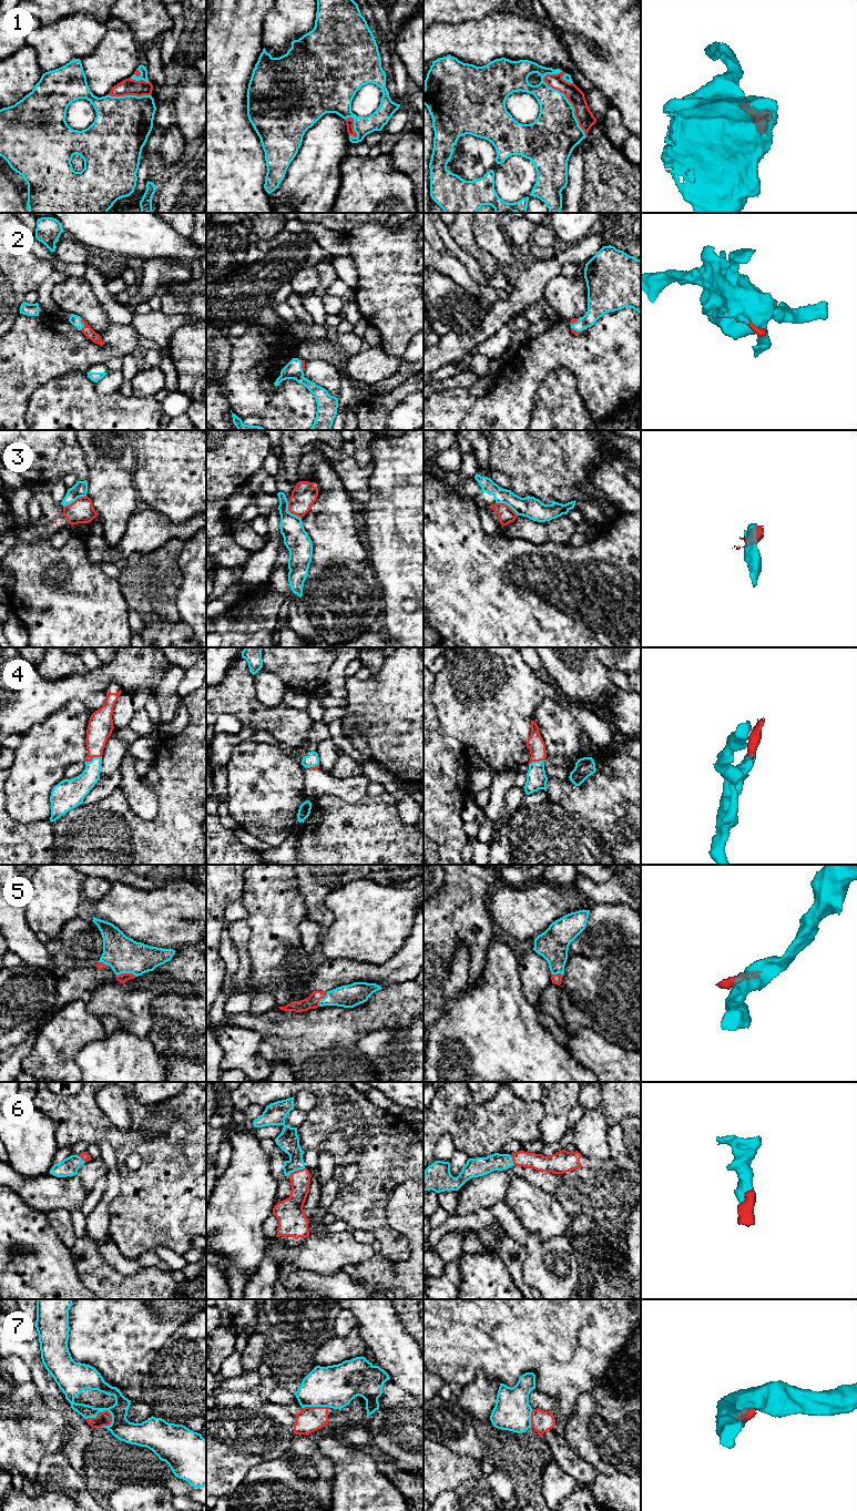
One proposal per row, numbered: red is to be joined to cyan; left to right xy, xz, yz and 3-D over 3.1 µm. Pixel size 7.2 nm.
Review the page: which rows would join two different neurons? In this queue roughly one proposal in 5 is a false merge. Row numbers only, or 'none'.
3, 7

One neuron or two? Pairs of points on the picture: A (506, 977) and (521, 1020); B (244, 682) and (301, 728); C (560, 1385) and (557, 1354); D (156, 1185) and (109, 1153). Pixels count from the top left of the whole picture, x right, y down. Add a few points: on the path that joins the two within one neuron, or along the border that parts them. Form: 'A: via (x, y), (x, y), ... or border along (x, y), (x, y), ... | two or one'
A: via (506, 988), (506, 1004), (510, 1009) | one
B: via (248, 700), (268, 720), (283, 723) | one
C: via (560, 1377), (560, 1361) | one
D: border along (101, 1142), (108, 1142), (112, 1146), (118, 1167) | two

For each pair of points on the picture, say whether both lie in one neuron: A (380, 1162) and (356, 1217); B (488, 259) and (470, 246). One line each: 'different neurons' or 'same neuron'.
A: same neuron
B: same neuron

